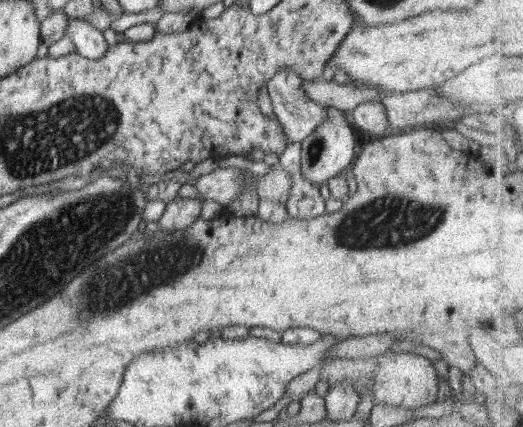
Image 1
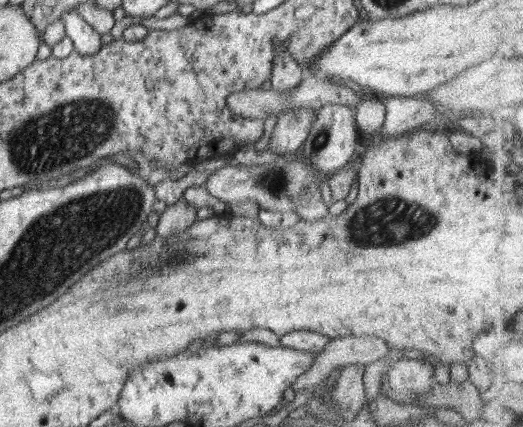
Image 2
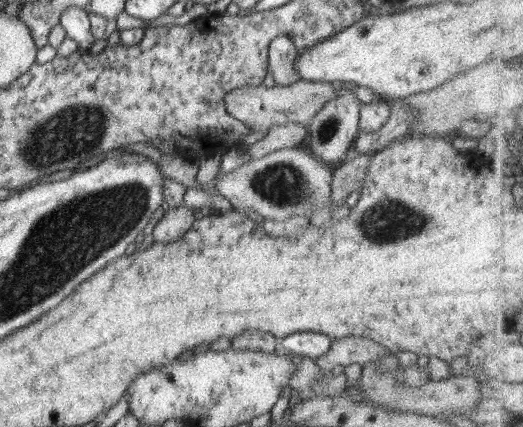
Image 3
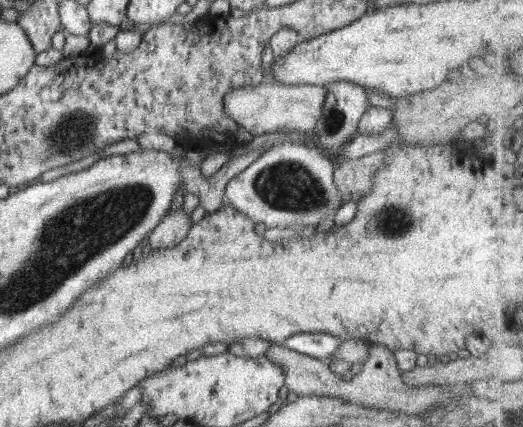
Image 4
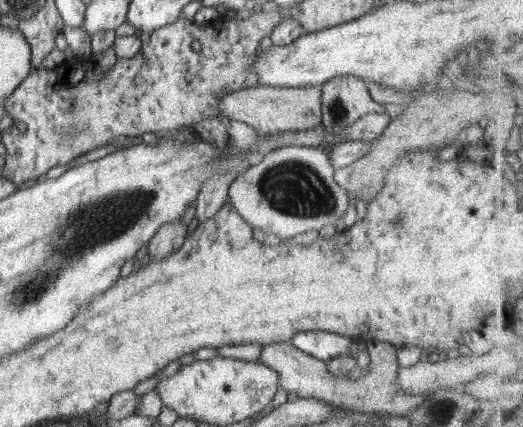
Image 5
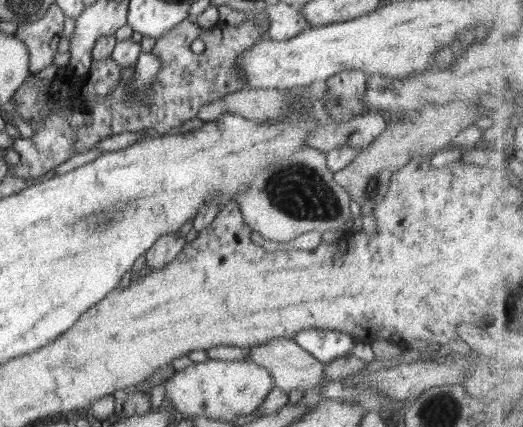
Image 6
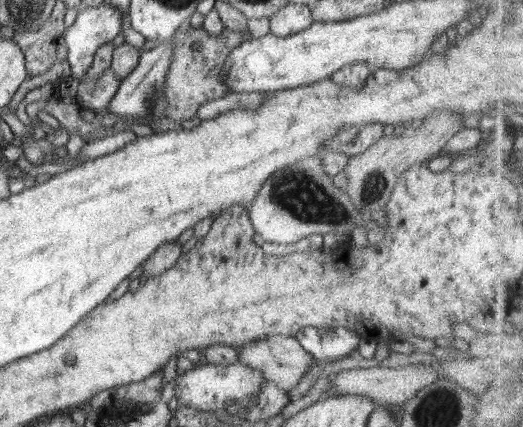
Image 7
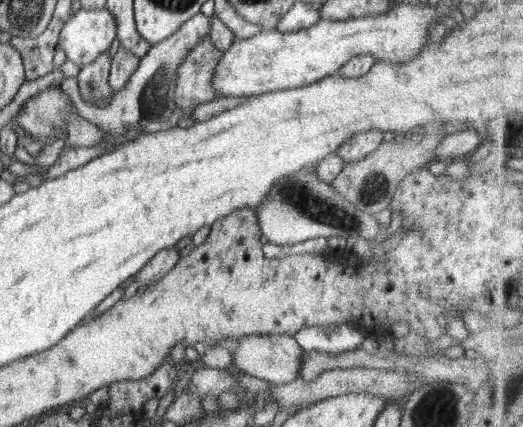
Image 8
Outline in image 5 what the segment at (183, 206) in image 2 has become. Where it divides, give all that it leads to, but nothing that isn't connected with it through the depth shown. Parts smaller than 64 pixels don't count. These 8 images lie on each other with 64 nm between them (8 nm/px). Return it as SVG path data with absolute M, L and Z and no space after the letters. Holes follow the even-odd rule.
M169 222L157 230L148 244L147 260L164 258L176 252L185 242L187 226L178 222Z

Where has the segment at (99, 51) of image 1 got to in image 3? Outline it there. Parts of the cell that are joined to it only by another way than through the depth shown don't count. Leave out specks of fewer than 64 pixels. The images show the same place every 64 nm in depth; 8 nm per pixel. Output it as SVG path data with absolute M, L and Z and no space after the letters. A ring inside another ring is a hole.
M69 6L64 8L60 16L61 26L65 29L66 36L74 39L81 52L92 52L99 49L96 39L92 35L90 19L87 9Z

